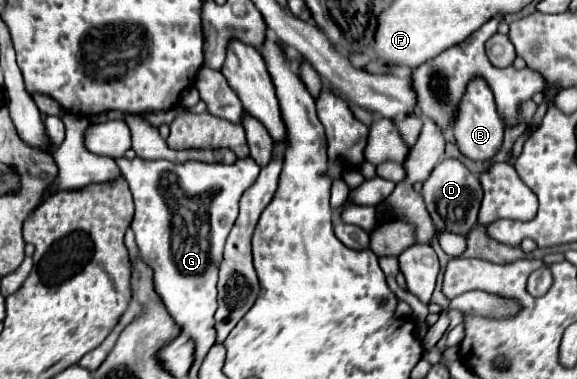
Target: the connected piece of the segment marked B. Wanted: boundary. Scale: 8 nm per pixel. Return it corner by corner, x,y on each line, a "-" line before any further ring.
473,79
467,85
465,97
461,101
461,109
459,109
459,113
455,117
455,123
451,127
453,135
455,135
455,141
457,141
457,147
459,147
461,155
465,155
467,159
471,159
471,161
489,161
501,151
503,125
501,125
501,119
499,119
495,109
497,107
495,107
491,89
485,85
485,81

